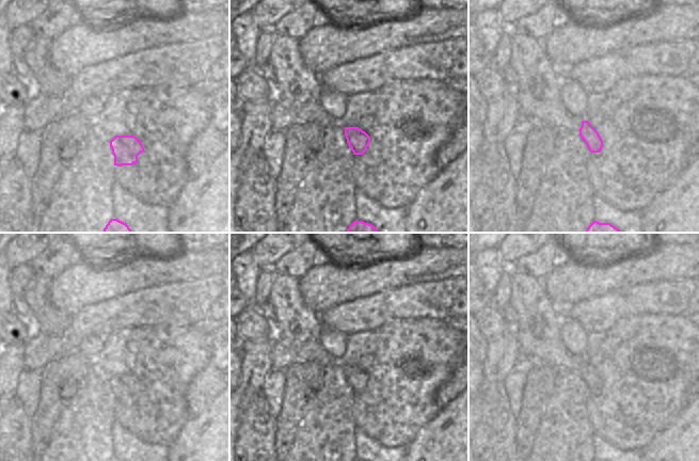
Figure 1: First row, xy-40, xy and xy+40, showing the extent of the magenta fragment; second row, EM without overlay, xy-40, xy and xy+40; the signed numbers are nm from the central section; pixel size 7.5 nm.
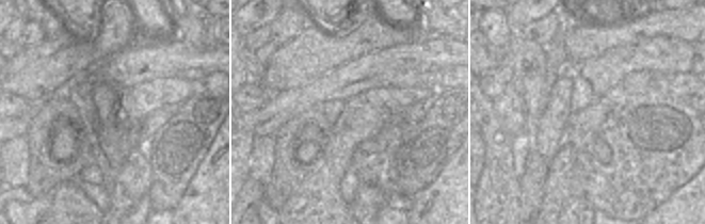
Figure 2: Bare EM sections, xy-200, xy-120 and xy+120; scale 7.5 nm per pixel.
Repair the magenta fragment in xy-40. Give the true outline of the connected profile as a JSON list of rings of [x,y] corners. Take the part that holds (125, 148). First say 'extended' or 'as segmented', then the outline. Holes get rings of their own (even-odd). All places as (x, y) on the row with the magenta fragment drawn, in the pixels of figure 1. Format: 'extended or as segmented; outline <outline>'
as segmented; outline [[[115,136],[110,141],[114,156],[114,165],[132,165],[138,162],[138,156],[144,152],[140,140],[134,136]]]

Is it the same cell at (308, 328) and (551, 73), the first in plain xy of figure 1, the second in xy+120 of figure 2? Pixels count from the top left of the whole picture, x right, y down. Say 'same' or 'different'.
different

